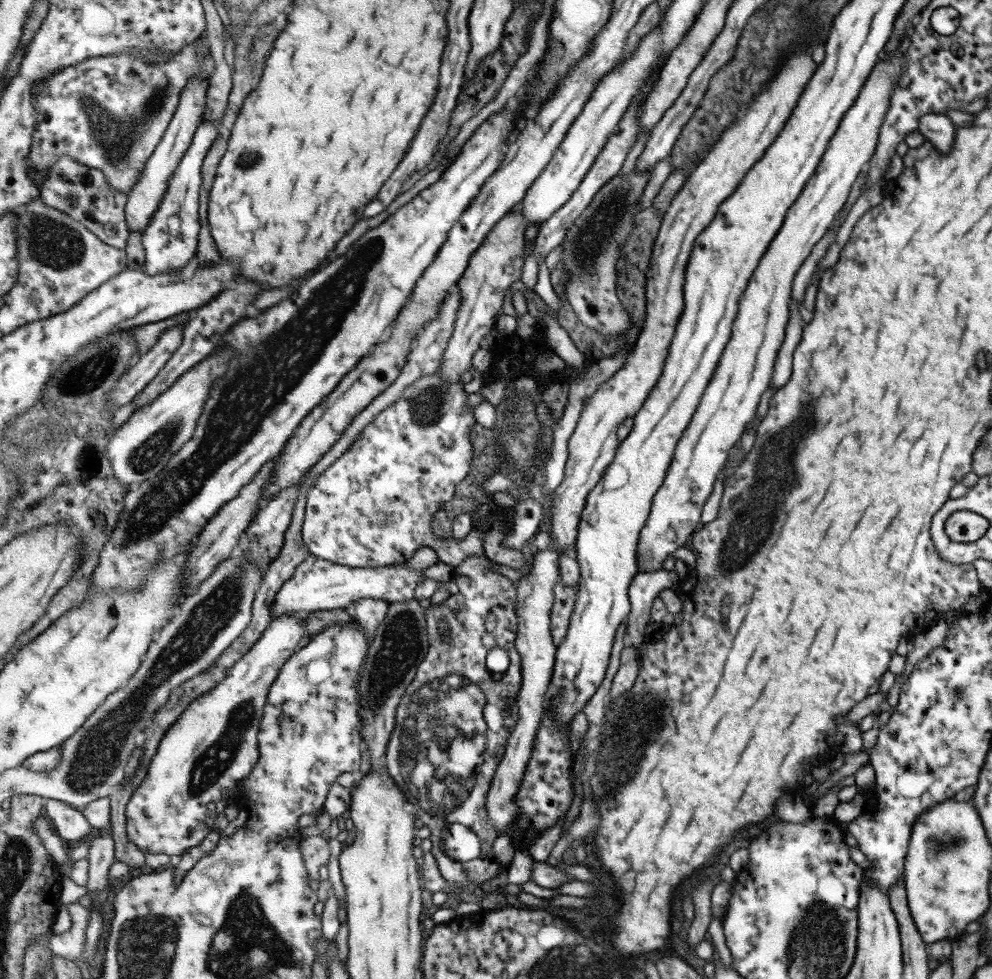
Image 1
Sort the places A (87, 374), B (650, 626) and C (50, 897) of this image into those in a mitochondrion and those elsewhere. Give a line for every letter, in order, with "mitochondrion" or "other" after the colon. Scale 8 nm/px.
A: mitochondrion
B: other
C: other

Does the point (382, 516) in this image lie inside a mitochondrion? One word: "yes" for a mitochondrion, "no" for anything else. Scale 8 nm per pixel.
yes

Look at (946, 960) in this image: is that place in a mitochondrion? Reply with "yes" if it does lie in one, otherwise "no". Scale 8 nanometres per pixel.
no

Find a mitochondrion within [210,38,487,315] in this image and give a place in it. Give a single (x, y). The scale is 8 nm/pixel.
(248, 158)

